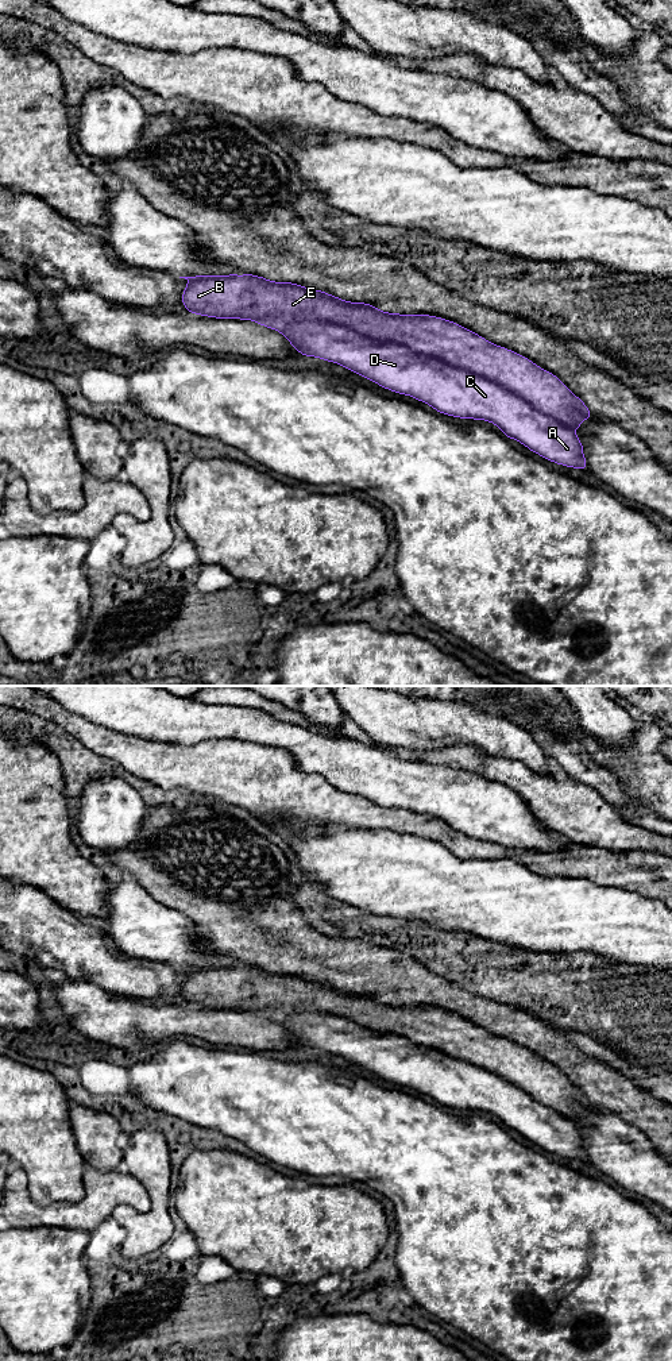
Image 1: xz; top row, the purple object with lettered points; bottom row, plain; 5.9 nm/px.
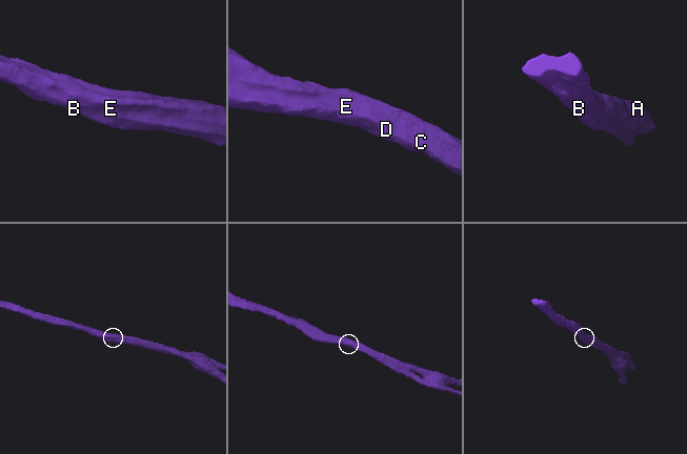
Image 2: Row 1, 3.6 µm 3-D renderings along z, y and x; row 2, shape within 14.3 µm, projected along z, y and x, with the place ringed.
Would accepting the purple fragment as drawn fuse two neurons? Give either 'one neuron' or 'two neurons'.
two neurons

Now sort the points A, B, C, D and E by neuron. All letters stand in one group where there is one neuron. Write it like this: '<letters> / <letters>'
A C D / B E

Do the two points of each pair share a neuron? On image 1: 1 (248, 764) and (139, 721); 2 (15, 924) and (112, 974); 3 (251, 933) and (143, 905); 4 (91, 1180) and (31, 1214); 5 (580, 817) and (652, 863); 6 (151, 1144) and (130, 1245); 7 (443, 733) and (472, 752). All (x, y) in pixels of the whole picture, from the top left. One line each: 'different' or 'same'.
1: different
2: same
3: different
4: same
5: different
6: same
7: different

